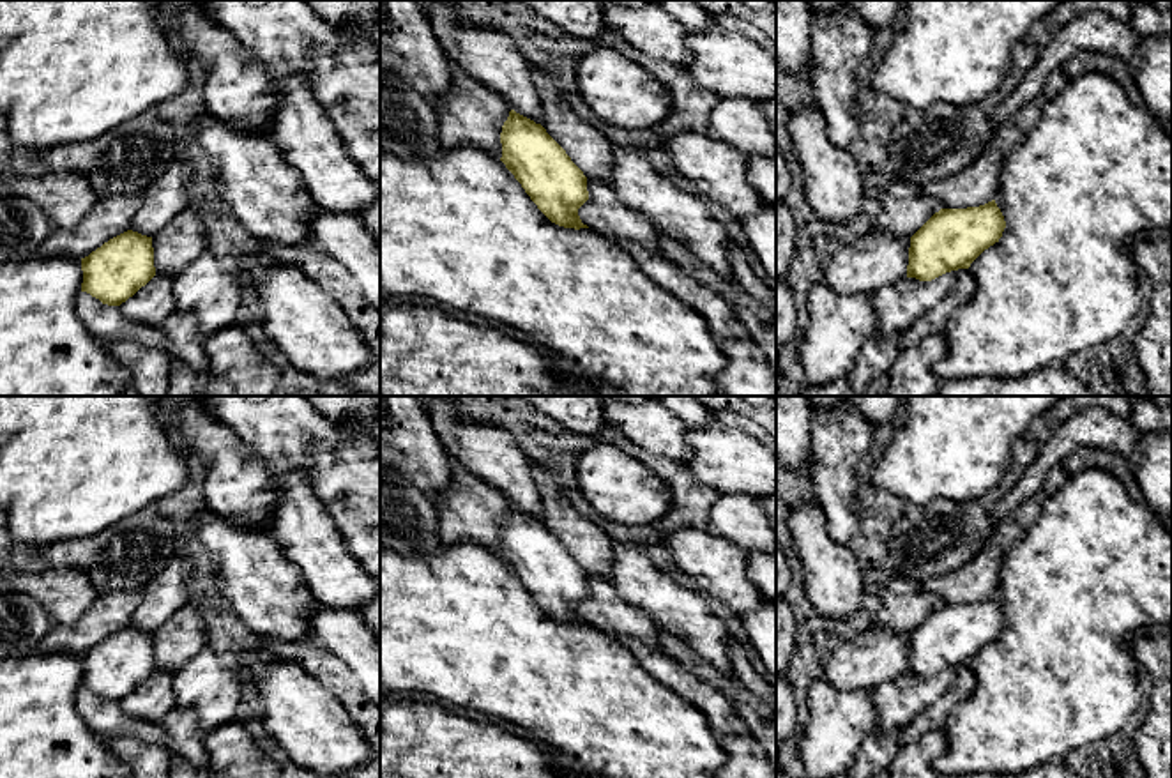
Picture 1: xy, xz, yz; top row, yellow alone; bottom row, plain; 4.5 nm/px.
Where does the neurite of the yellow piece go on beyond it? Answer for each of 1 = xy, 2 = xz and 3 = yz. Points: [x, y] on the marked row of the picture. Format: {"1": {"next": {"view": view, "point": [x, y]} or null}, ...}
{"1": {"next": null}, "2": {"next": null}, "3": {"next": null}}

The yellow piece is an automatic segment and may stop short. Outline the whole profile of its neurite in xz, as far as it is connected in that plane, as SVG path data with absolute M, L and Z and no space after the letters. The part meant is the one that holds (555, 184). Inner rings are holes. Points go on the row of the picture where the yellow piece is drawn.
M511 110L500 143L500 161L552 223L589 228L578 216L589 200L587 177L541 124Z

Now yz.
M995 200L967 209L940 209L912 237L907 278L932 281L946 272L969 269L1006 228Z

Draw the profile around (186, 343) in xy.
M180 313L166 324L168 345L164 350L173 362L186 362L194 370L205 370L209 357L205 352L207 336L198 329L193 318Z

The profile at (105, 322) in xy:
M87 292L78 295L76 311L87 331L101 341L138 341L147 348L164 348L168 345L166 325L136 324L118 306L103 304Z

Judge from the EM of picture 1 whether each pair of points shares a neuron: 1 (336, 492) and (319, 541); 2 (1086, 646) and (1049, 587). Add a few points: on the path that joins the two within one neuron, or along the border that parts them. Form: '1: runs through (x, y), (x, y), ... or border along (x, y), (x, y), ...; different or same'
1: border along (308, 483), (349, 550); different
2: runs through (1072, 632), (1070, 609), (1063, 602); same

